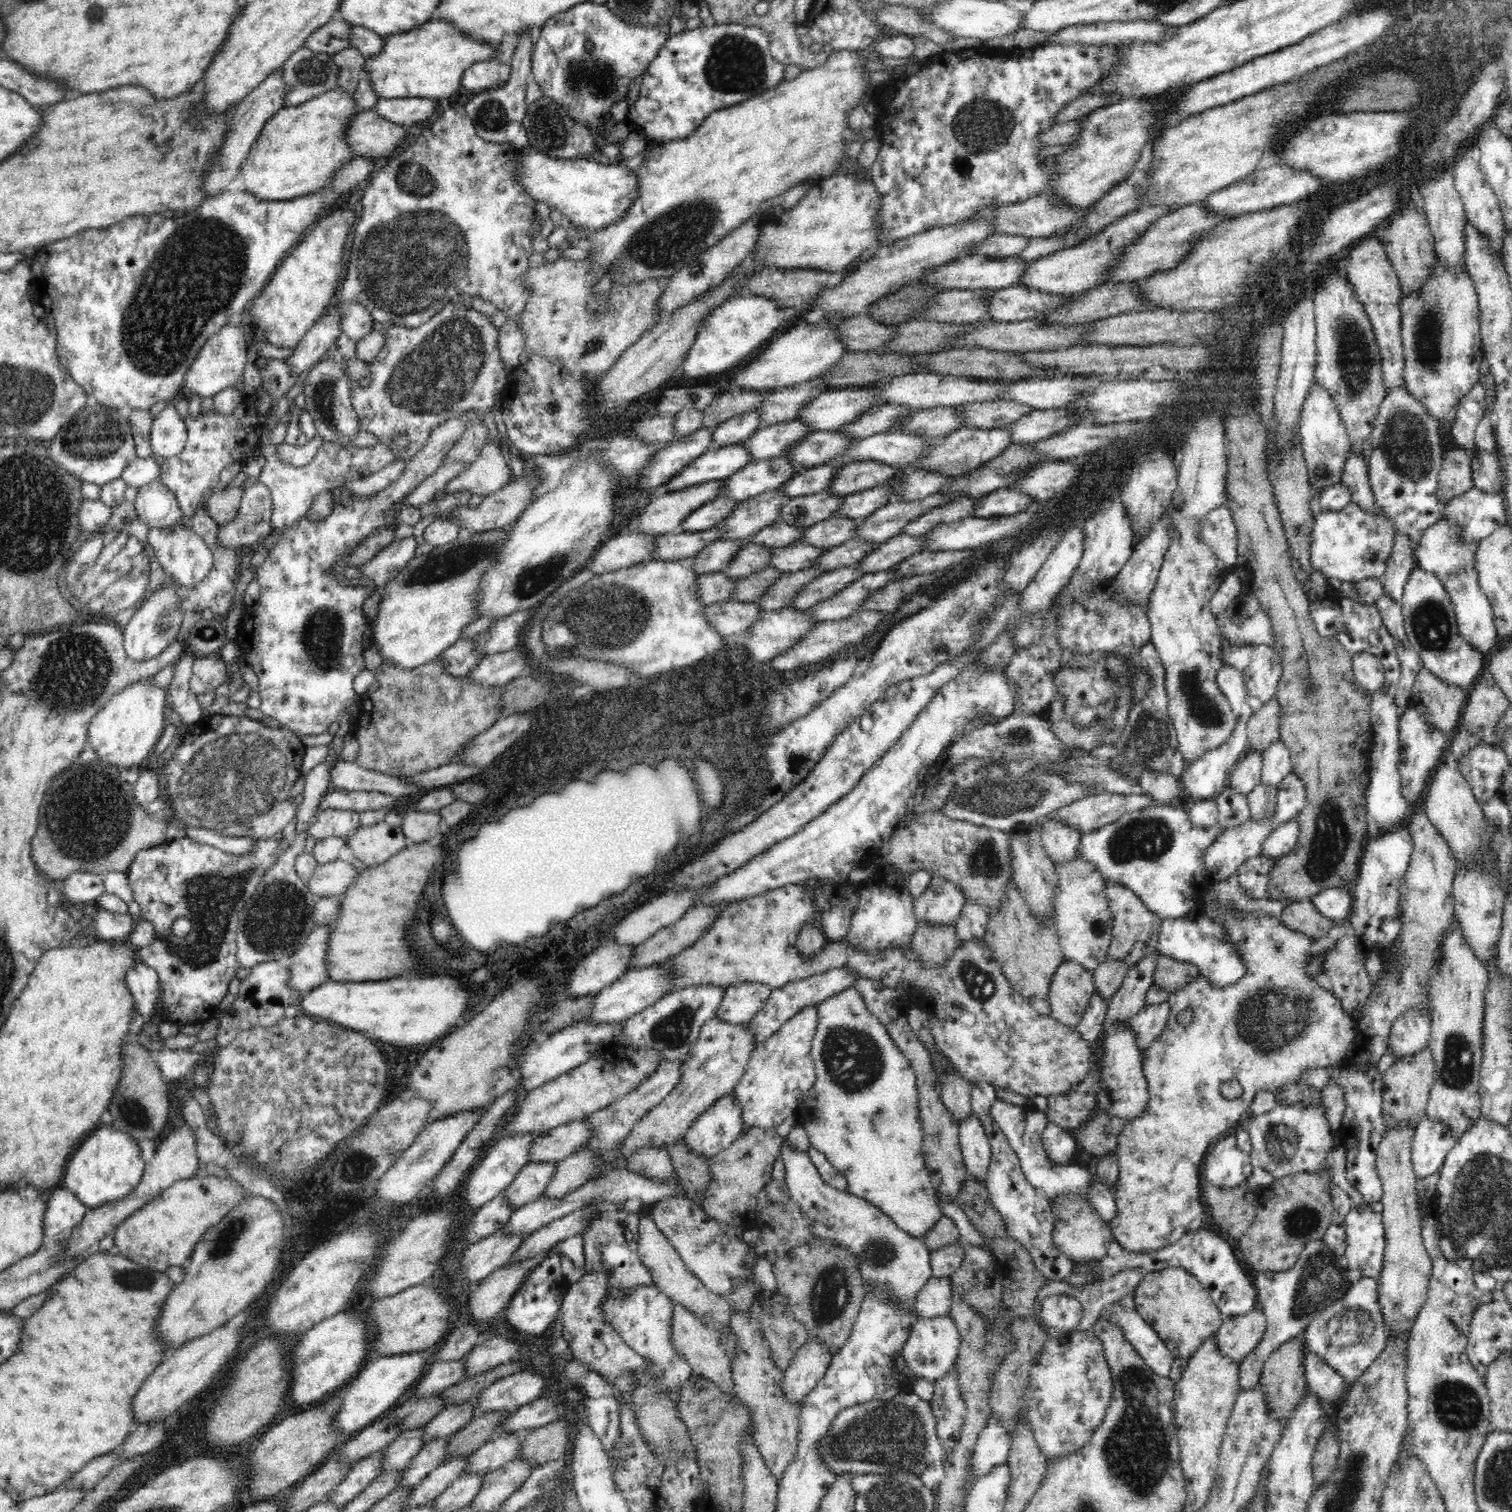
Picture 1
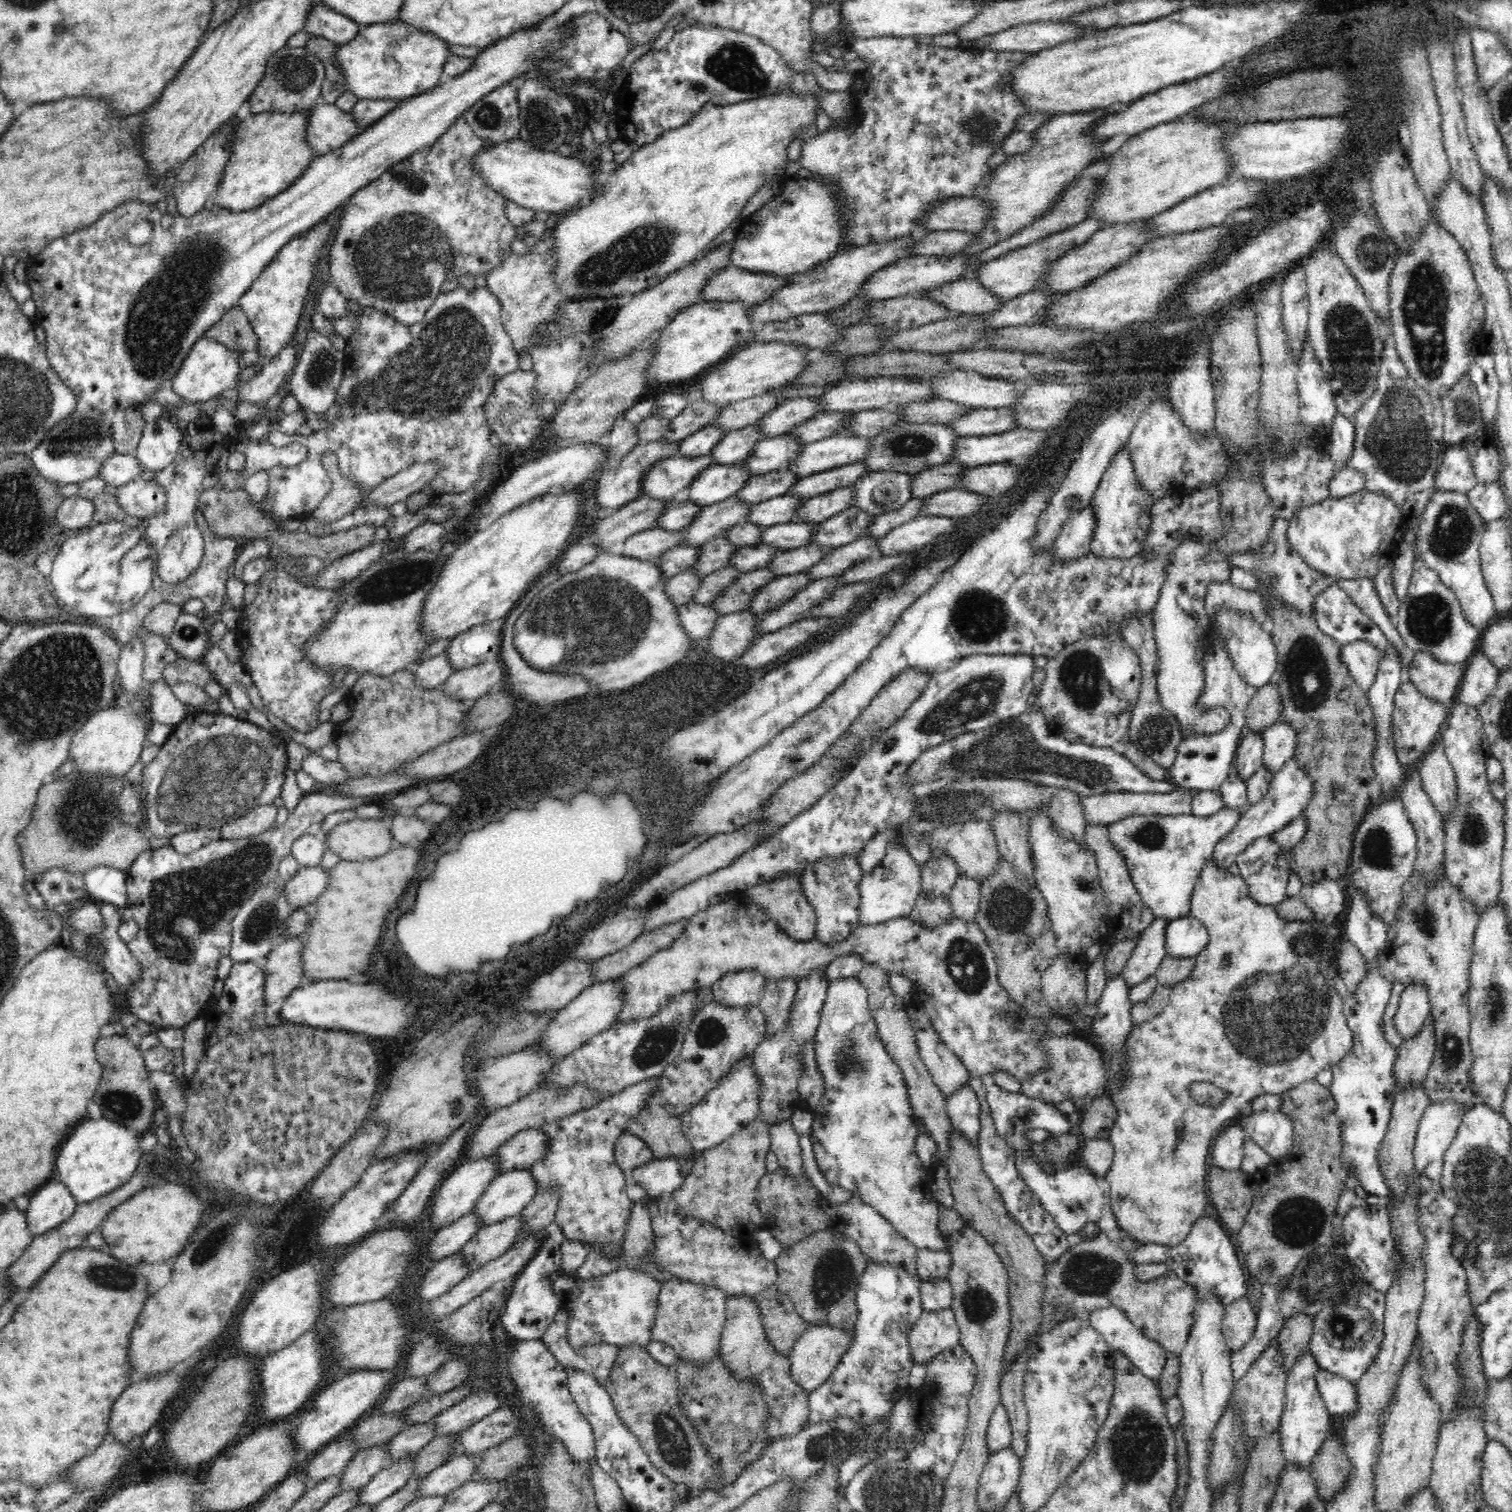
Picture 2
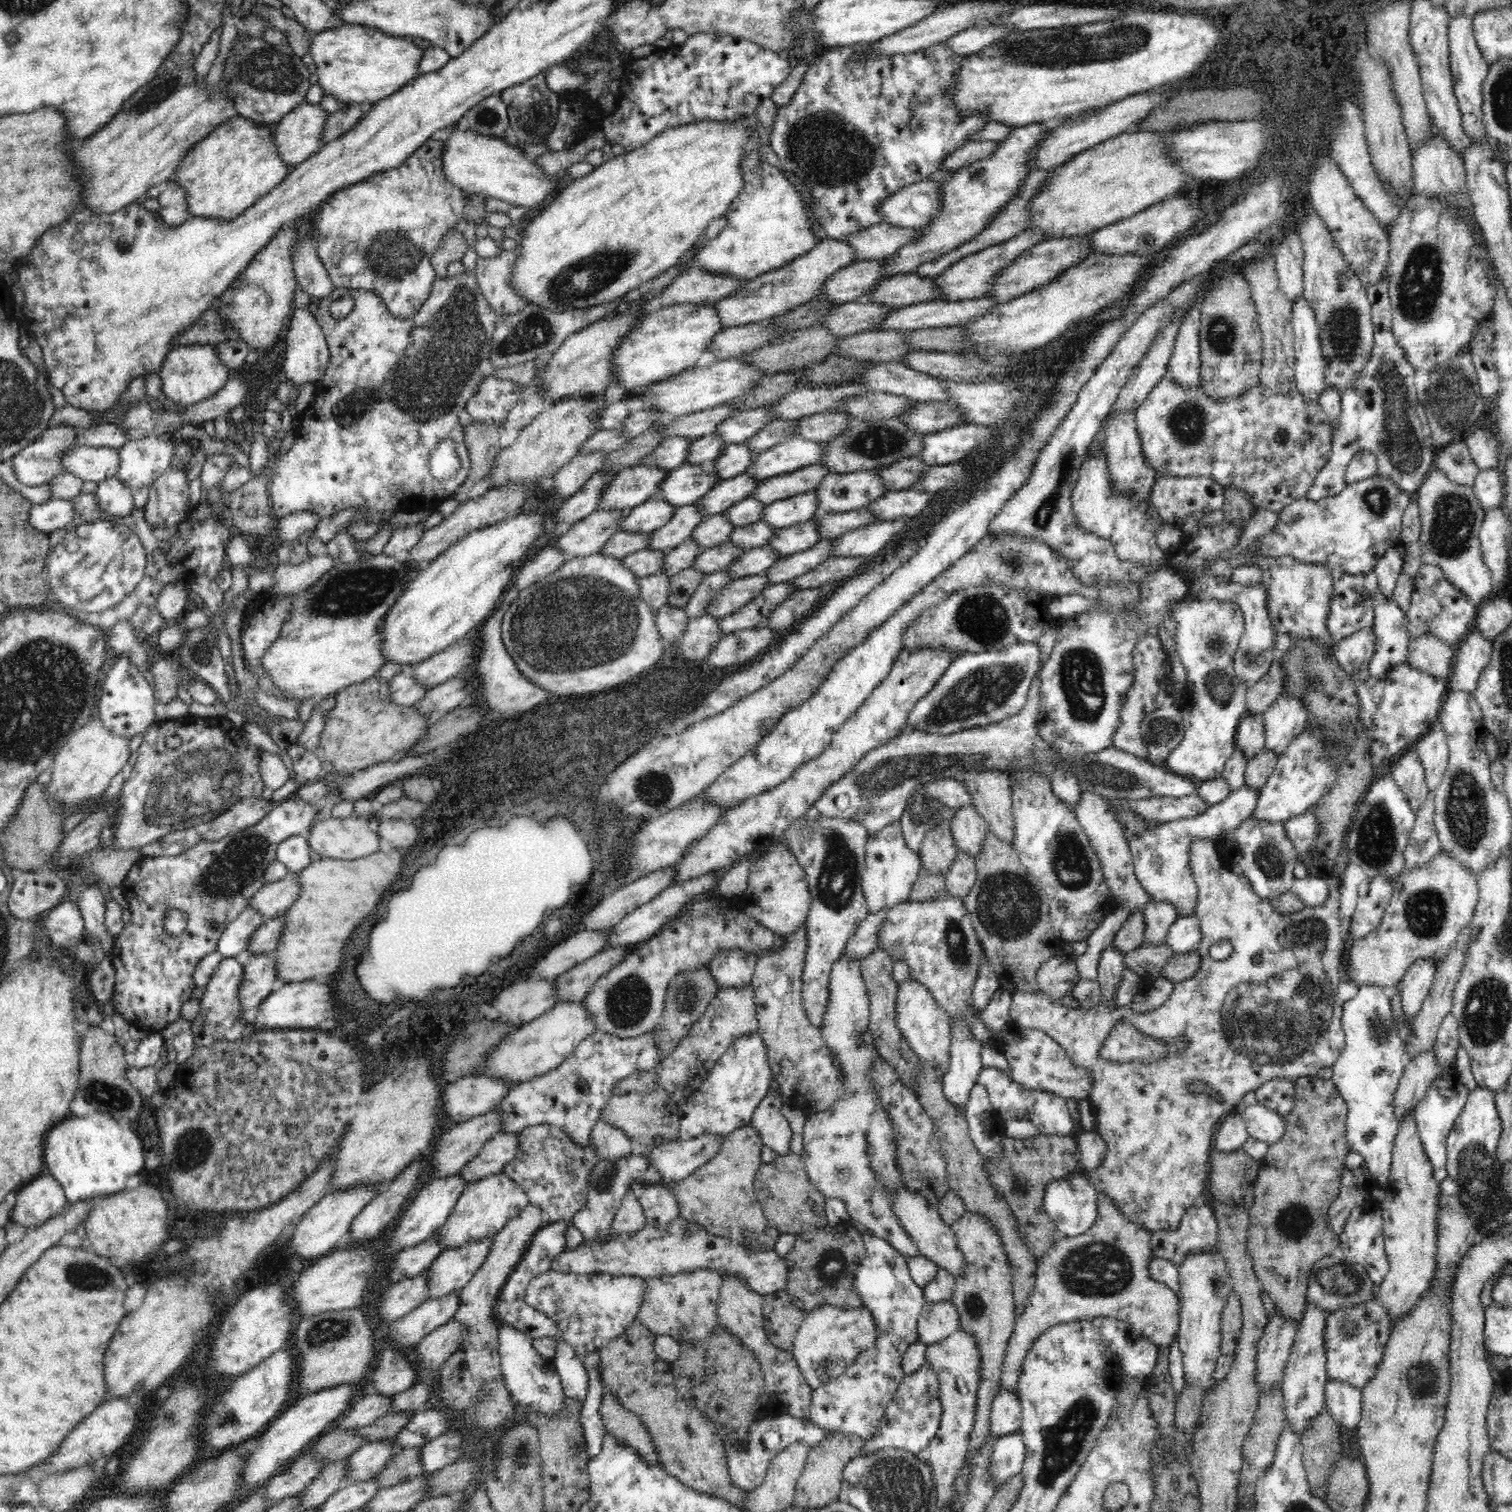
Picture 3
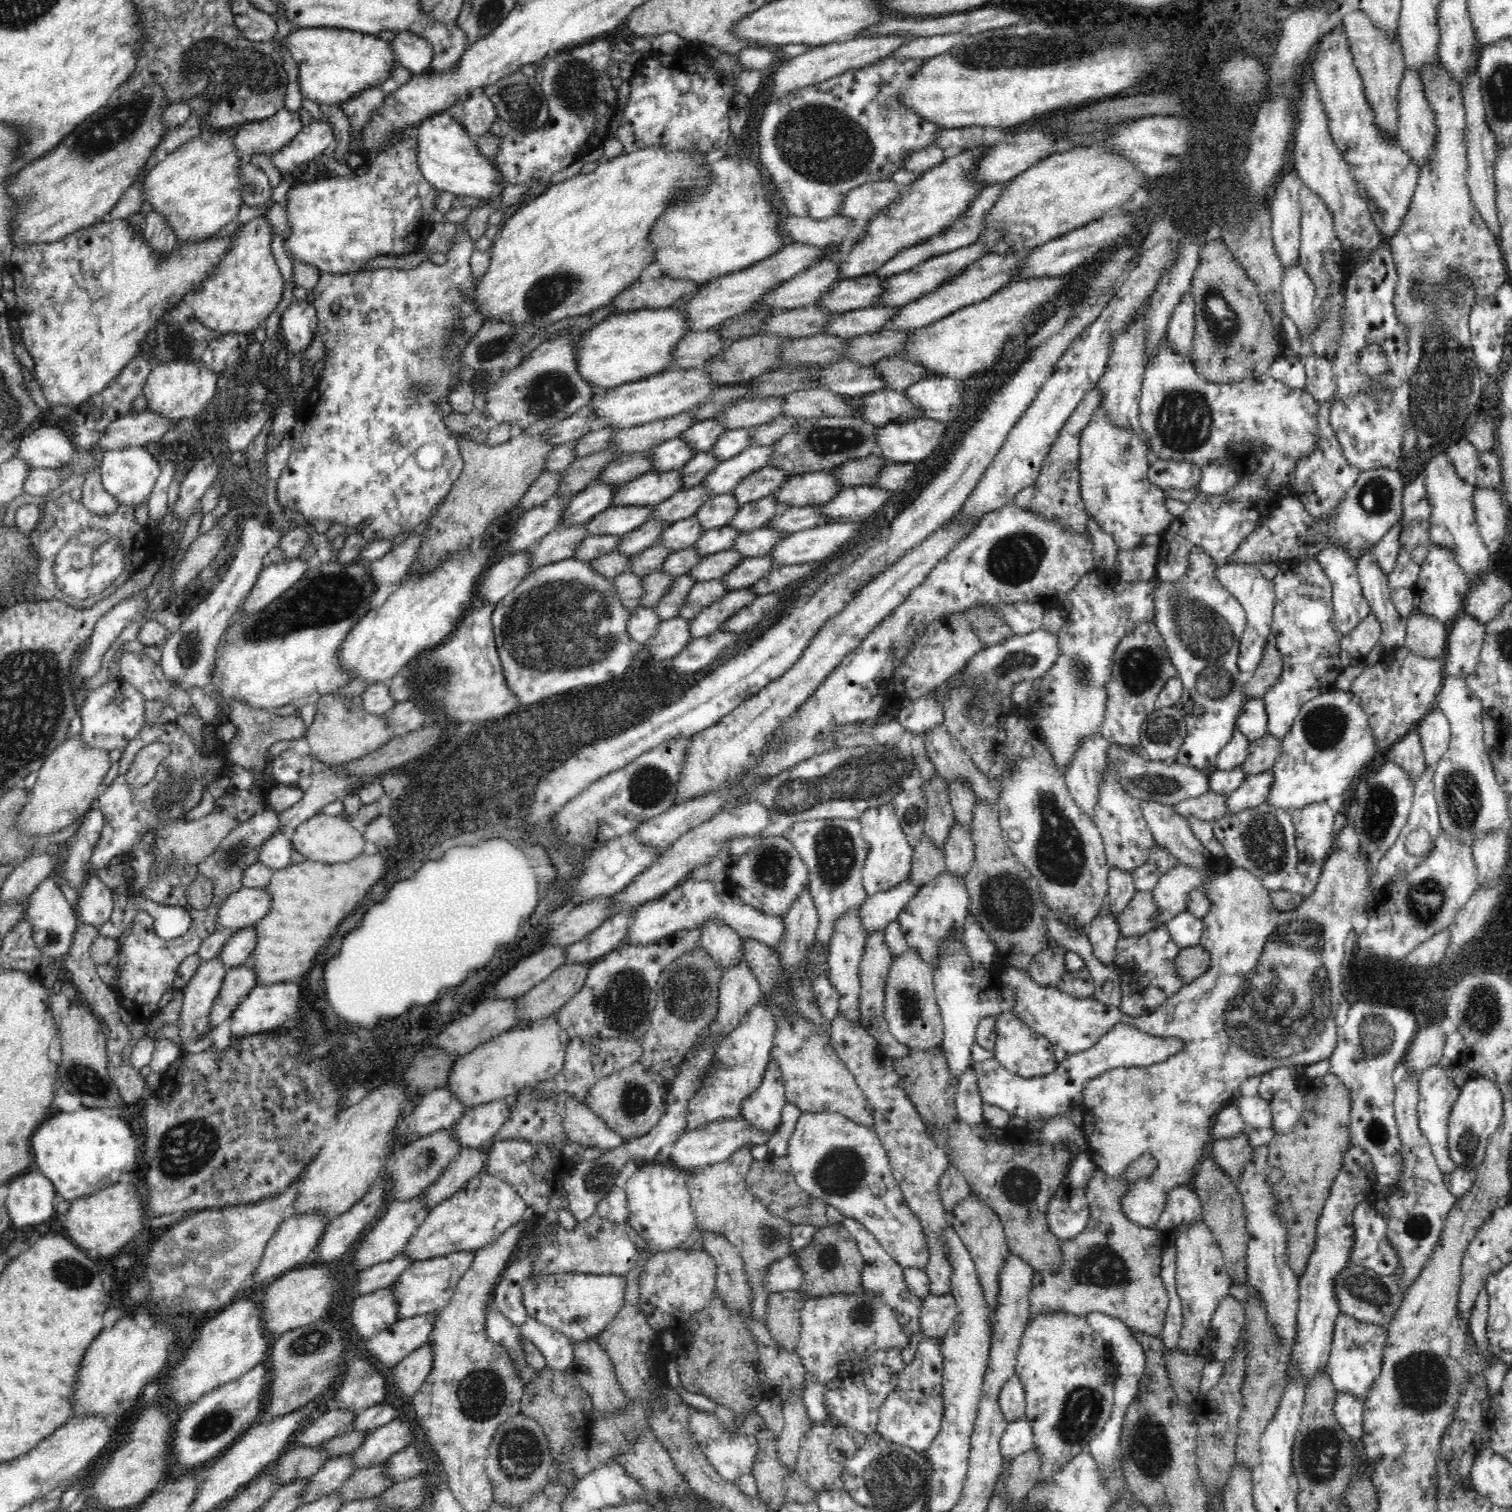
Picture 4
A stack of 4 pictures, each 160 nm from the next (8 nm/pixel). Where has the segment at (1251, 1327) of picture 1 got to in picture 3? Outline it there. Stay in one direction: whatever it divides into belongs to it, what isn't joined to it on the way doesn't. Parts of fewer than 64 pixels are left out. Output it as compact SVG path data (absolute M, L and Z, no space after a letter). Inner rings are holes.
M1234 1292L1227 1298L1221 1314L1221 1345L1224 1355L1232 1355L1243 1325L1243 1312L1239 1296Z

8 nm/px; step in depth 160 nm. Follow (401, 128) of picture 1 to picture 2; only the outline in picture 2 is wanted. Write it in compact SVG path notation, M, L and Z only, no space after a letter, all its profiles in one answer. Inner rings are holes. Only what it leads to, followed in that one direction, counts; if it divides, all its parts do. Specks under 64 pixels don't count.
M314 104L307 112L306 119L306 143L315 152L322 155L333 151L358 136L364 129L360 129L353 119L353 116L344 110L340 110L335 104Z

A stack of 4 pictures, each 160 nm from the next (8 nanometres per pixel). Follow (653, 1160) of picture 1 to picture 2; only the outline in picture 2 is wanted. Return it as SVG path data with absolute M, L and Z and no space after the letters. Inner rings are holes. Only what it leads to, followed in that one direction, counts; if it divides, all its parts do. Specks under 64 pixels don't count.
M626 1131L617 1138L614 1150L617 1165L626 1172L654 1159L651 1148L641 1138Z

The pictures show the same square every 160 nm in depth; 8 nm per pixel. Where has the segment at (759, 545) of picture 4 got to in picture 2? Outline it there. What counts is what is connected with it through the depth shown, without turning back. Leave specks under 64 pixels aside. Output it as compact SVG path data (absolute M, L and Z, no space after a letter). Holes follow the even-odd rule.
M846 508L836 516L818 523L812 538L812 545L818 547L838 547L864 538L872 520L876 516L860 511L858 508Z

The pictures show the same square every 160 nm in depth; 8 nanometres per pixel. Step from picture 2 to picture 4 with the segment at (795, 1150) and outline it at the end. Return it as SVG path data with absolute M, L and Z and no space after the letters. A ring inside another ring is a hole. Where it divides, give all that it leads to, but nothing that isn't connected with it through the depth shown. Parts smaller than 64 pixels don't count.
M770 1057L762 1082L742 1104L742 1116L756 1128L776 1133L781 1124L783 1107L787 1103L782 1071Z

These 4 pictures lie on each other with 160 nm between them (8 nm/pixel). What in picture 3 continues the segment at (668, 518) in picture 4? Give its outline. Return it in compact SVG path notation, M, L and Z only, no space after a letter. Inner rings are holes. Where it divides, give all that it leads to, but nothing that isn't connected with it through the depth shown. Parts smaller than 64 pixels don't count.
M745 472L736 478L720 480L694 506L704 515L724 514L740 500L750 497L750 494L758 488L760 481L762 480L750 477Z

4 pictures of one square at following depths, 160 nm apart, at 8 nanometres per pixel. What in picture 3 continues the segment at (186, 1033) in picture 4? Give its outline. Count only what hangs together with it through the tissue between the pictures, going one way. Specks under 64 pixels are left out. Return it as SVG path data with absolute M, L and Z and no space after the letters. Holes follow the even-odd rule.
M223 958L220 966L214 970L202 998L200 998L200 1011L191 1021L194 1044L196 1047L208 1047L221 1041L236 1041L251 1033L251 1025L240 1018L240 986L242 986L244 967L232 958Z

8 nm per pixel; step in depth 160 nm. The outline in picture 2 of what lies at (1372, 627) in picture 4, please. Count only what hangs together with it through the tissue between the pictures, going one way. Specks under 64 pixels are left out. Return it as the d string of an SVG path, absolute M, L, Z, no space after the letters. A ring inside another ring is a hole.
M1366 640L1349 642L1341 646L1341 661L1366 694L1374 684L1380 657L1380 651Z

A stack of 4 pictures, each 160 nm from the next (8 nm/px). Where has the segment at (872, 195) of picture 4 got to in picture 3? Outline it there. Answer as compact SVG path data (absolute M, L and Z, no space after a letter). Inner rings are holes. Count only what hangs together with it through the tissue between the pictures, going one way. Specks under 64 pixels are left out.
M926 180L902 186L887 196L879 213L884 223L920 230L939 213L940 205L939 184Z

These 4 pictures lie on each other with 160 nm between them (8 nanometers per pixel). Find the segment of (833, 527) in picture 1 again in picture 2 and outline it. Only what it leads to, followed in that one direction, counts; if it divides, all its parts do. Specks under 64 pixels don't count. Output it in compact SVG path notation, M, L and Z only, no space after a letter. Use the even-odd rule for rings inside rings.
M794 522L776 524L761 530L761 544L776 547L781 550L794 550L802 546L812 545L813 534L818 523Z

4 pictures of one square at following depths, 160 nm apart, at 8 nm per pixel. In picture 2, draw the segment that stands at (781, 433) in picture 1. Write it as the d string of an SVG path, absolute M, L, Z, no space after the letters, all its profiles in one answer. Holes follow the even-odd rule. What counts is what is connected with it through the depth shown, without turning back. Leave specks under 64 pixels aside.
M757 426L729 430L710 451L713 462L717 465L734 465L744 462L753 451L756 443L766 436L761 436Z

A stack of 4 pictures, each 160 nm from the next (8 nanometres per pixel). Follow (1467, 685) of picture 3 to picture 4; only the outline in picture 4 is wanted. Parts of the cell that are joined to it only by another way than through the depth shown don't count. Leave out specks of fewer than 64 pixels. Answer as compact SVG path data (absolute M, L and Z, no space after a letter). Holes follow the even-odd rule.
M1462 610L1447 631L1443 657L1445 674L1465 679L1474 673L1485 636L1485 625Z

